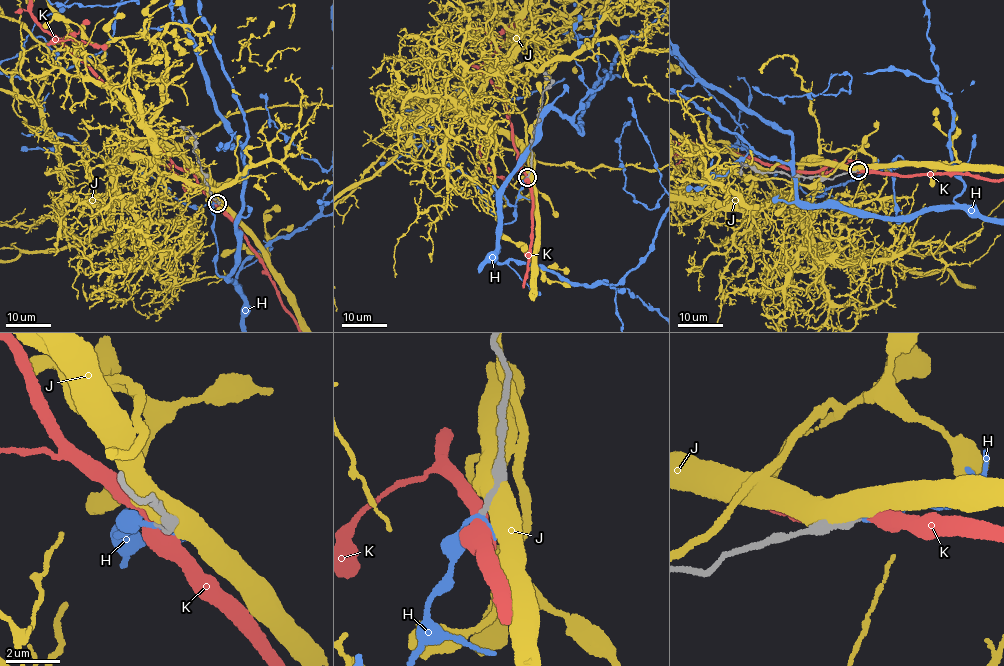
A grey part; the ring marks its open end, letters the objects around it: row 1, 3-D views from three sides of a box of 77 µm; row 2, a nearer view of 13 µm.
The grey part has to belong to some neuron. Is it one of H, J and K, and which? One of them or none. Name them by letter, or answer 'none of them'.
H

